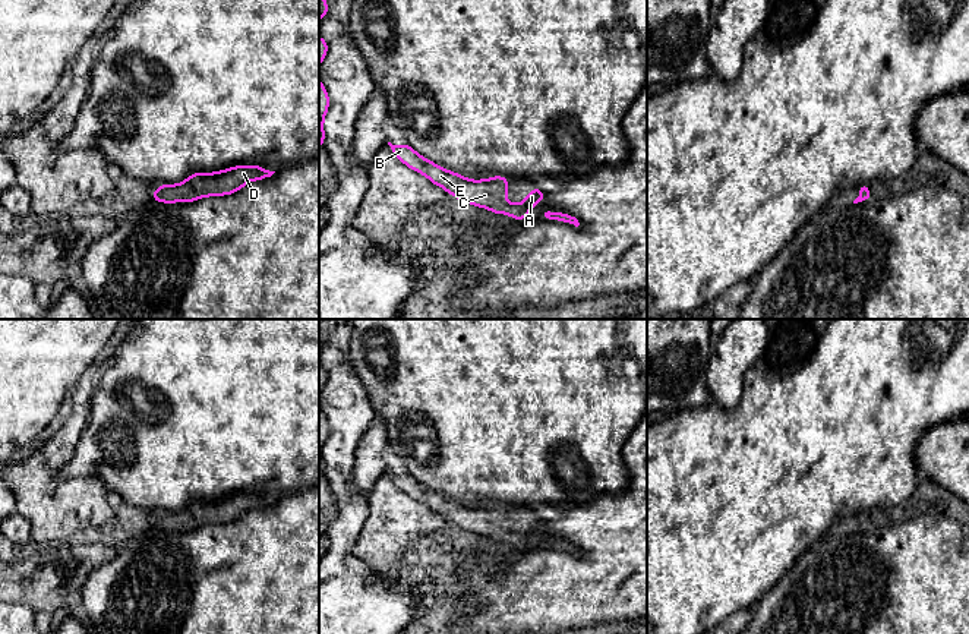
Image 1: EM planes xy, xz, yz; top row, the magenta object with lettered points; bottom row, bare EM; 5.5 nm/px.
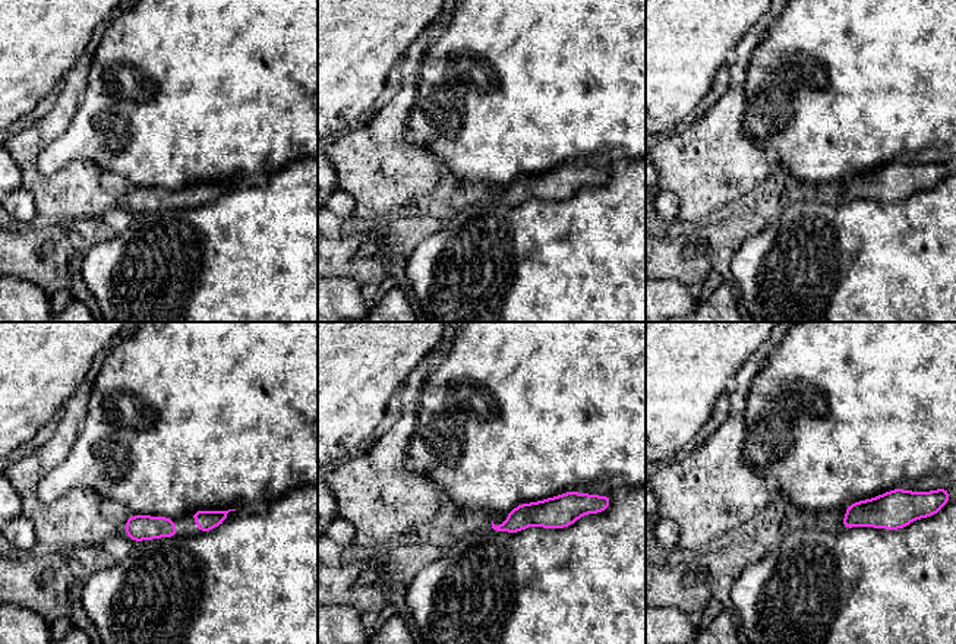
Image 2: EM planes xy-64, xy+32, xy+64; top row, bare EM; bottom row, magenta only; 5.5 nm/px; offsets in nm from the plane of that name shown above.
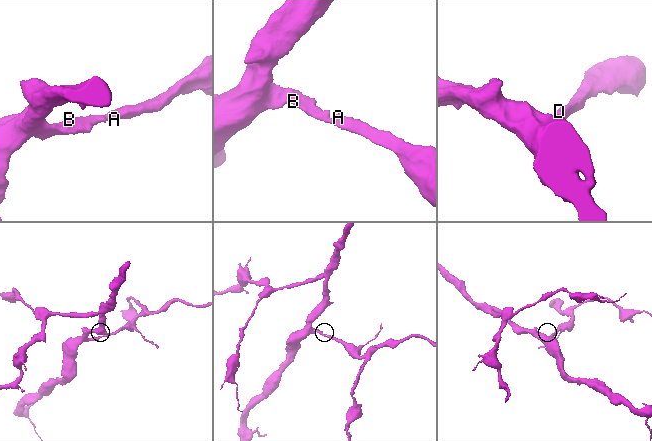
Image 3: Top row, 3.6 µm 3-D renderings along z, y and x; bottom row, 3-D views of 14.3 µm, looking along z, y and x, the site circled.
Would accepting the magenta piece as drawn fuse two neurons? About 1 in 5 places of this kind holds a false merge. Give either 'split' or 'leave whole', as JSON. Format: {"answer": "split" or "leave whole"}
{"answer": "leave whole"}

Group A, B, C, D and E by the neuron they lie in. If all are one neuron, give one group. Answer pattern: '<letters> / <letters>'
A B C D E

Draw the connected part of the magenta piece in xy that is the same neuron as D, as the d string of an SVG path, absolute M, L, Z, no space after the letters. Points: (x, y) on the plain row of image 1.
M236 493L215 501L193 501L180 512L158 514L151 529L174 532L193 530L205 524L231 523L249 510L271 505L274 501L259 493Z

